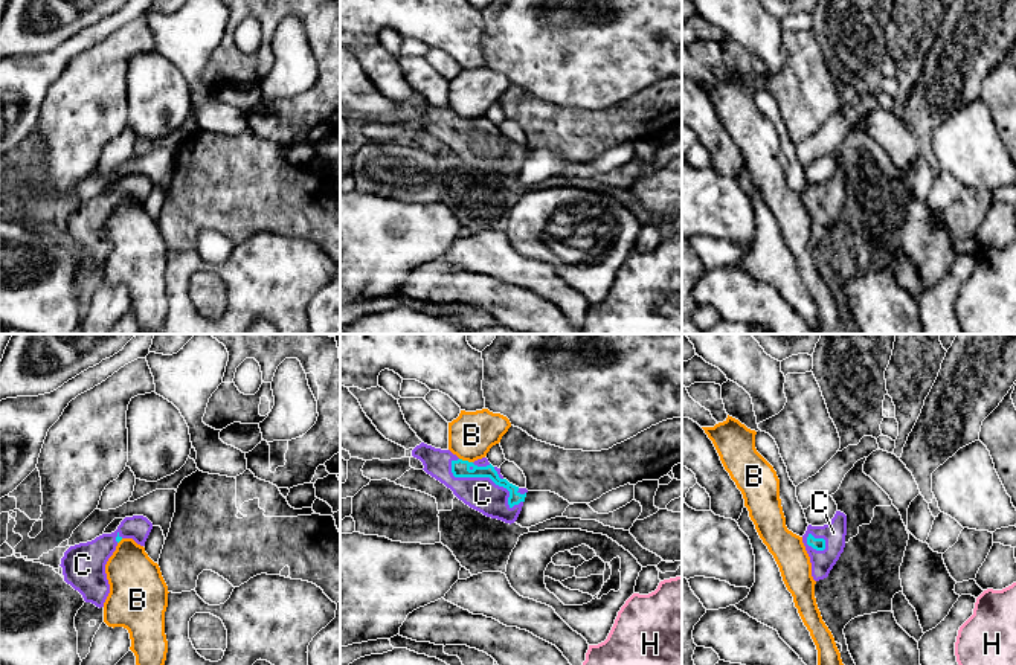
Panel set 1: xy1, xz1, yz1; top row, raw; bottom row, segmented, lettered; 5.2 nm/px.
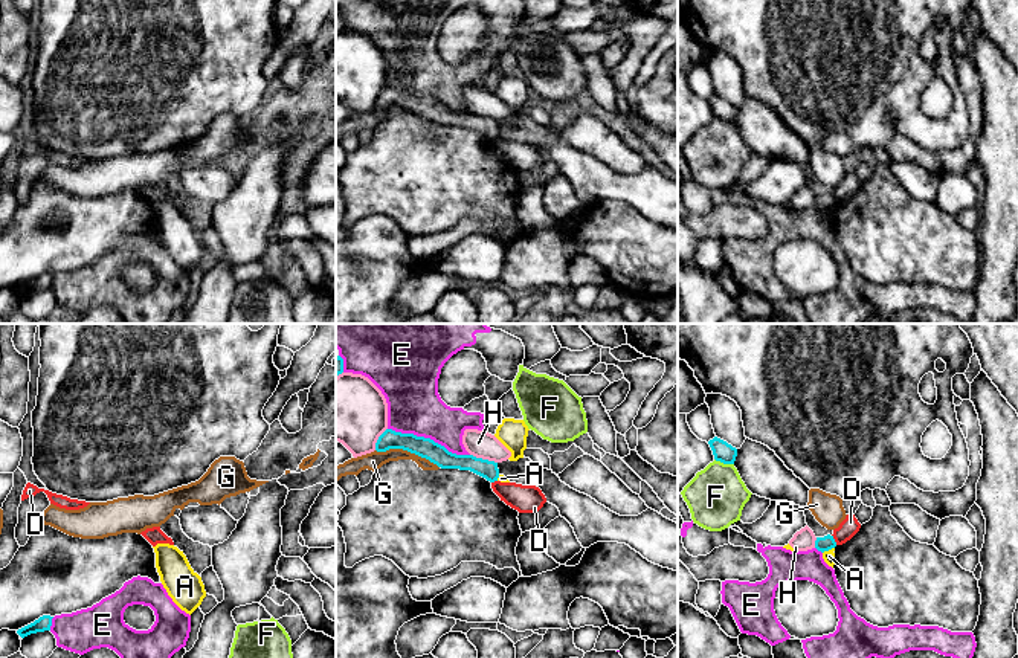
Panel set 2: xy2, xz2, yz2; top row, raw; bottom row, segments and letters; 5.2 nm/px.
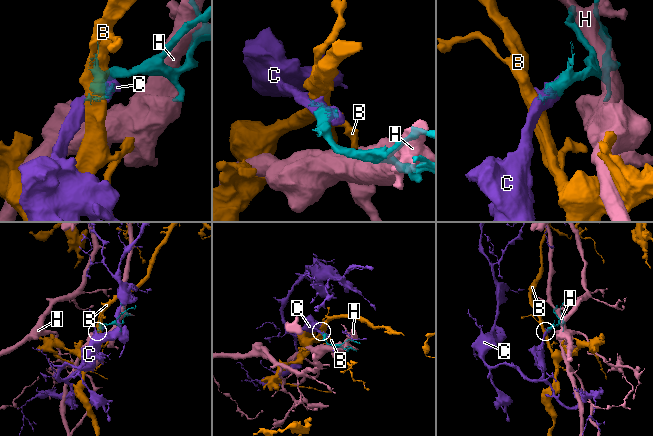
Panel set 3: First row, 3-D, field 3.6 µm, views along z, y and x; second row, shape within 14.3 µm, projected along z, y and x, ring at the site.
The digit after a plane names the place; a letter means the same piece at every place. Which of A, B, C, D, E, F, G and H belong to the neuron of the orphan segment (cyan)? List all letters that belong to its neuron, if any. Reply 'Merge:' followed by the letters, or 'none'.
Merge: C

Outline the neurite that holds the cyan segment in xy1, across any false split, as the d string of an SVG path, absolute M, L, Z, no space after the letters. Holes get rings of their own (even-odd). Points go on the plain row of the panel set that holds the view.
M143 174L125 175L111 192L102 192L92 200L70 204L61 217L64 239L78 249L85 261L104 265L110 252L105 223L122 197L133 197L137 203L145 200L153 182Z

